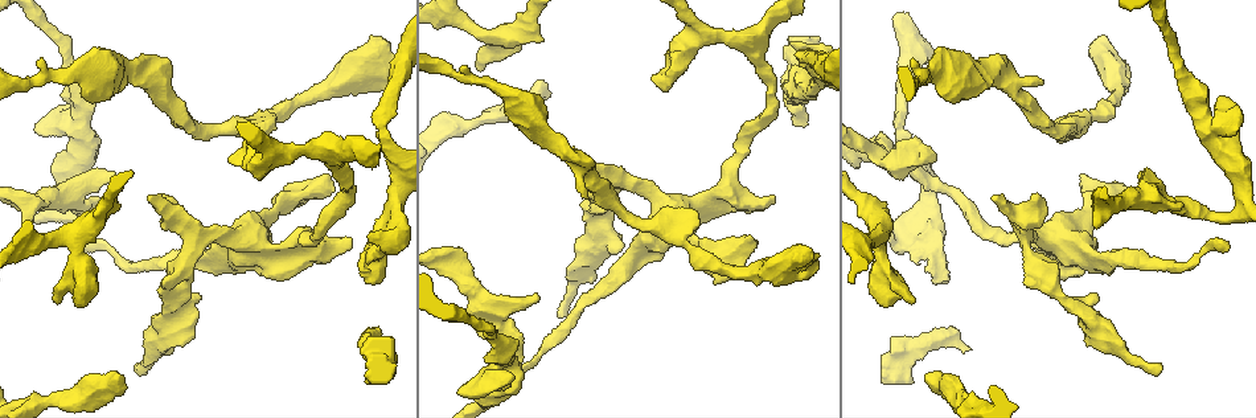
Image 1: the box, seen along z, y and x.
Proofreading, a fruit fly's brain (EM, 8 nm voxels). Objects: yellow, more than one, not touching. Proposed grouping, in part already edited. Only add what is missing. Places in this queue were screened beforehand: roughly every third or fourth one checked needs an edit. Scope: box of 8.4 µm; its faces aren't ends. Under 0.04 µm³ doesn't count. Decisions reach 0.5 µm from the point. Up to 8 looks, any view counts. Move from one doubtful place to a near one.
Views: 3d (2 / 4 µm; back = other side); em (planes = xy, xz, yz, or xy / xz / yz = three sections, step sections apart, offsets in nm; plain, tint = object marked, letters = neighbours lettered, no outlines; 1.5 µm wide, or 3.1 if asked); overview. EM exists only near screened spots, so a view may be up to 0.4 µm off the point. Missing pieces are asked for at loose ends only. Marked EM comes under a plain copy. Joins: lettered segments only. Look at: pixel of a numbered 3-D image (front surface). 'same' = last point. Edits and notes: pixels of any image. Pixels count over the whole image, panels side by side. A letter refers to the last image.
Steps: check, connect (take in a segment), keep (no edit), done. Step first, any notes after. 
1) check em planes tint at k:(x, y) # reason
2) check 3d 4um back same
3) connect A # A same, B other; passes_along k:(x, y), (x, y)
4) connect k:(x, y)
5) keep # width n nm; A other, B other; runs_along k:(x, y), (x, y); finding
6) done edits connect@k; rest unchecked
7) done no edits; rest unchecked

check em planes letters at 1:(1095, 43) # stops while still wide

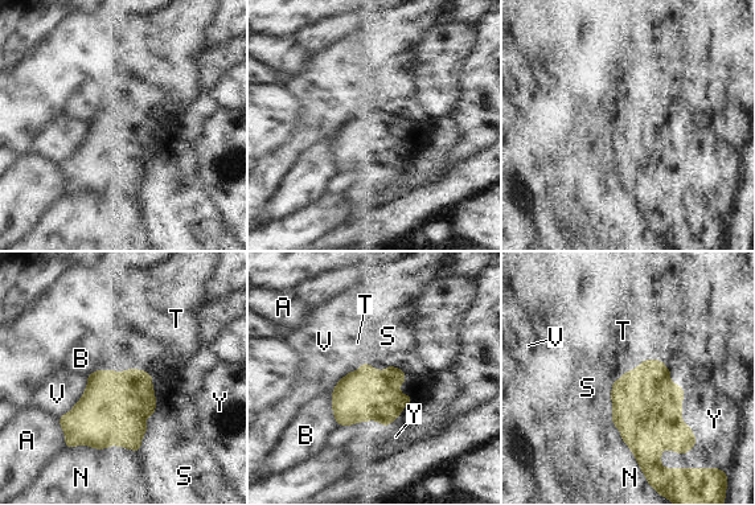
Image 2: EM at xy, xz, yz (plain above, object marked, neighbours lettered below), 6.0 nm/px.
connect T # longest_contact N 460 nm; A other, B other, N other, S other, T same, V other, Y other; passes_along 2:(645, 405), (641, 364), (623, 331); the cell continues

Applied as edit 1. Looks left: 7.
check 3d 2um at 1:(992, 196)

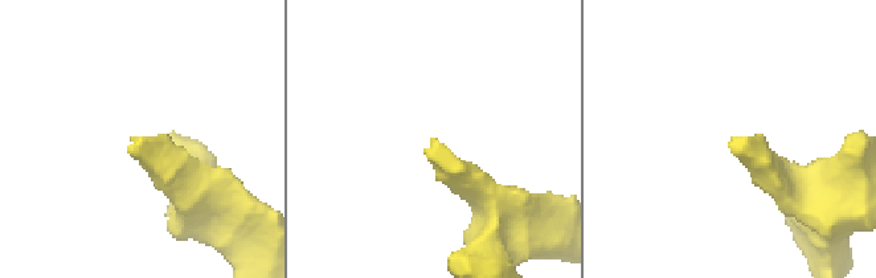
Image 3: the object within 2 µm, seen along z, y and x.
check em yz step 8 tint at 3:(138, 146)

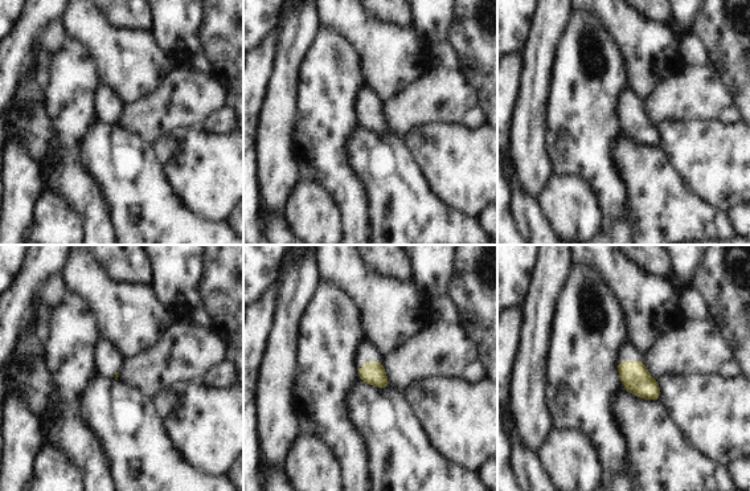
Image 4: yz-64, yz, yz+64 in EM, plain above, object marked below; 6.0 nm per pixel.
check em yz step 8 letters same # what lies round it

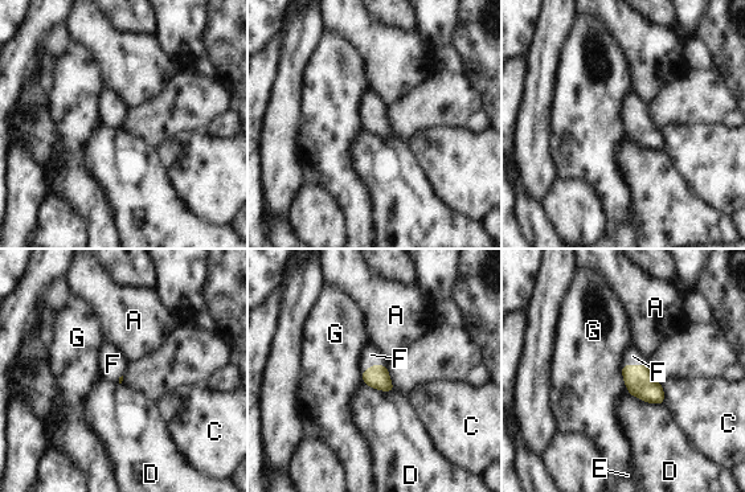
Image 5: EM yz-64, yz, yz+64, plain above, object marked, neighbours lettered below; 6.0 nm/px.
connect F # A other, C other, D other, E other, F same, G other; passes_along 5:(376, 376), (373, 365), (371, 355); the cell continues

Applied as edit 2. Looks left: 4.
check overview

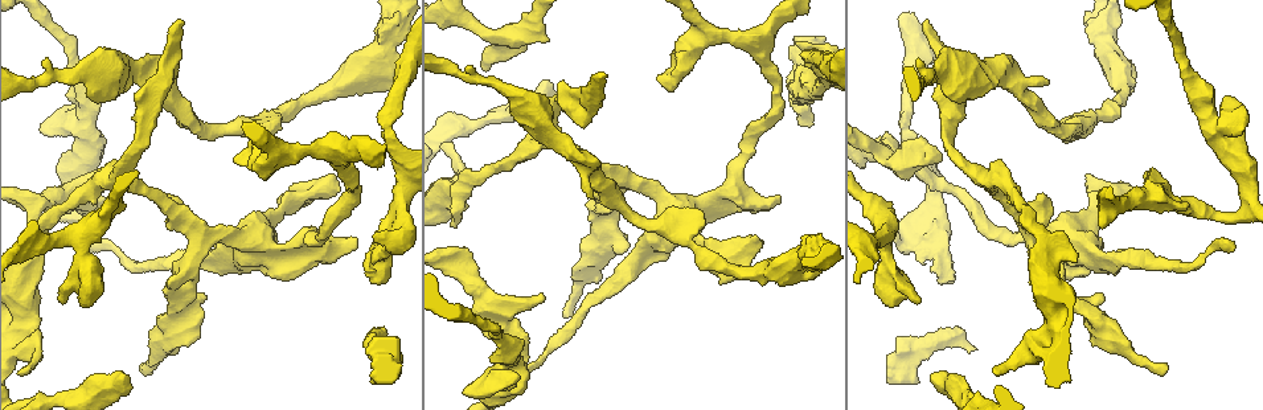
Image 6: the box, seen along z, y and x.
check em 3.1um yz step 16 tint at 6:(926, 21) # end of a long branch

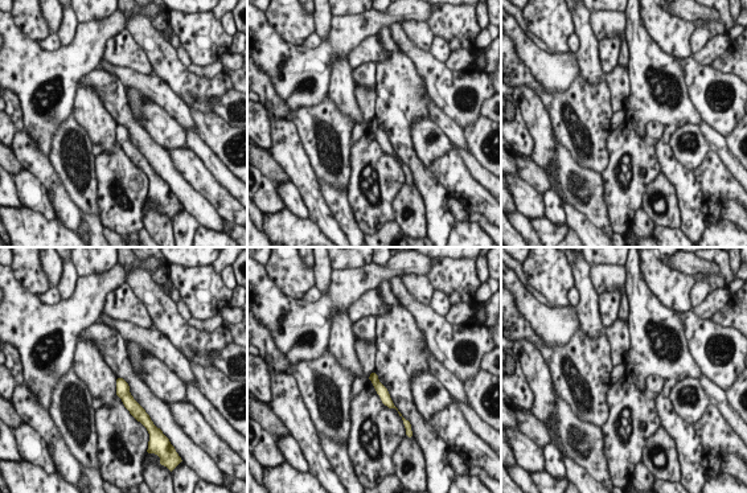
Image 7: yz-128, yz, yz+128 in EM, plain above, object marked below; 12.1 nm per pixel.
check em 3.1um xz step 16 tint same # another direction

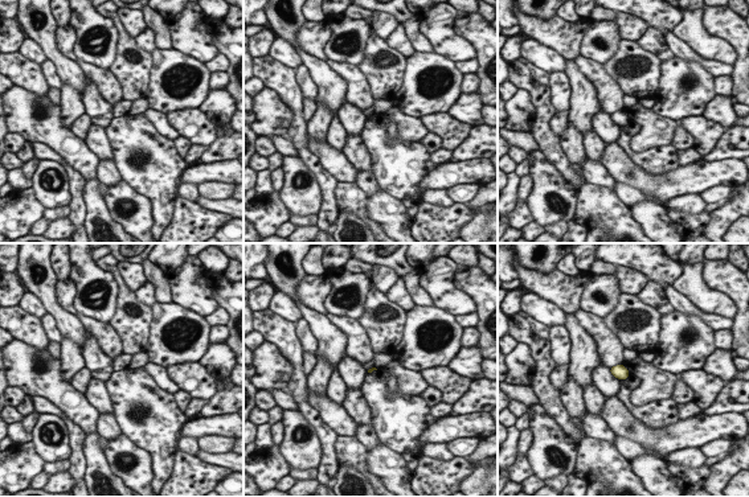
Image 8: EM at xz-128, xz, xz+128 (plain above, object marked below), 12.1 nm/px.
check em 3.1um xz step 16 letters same

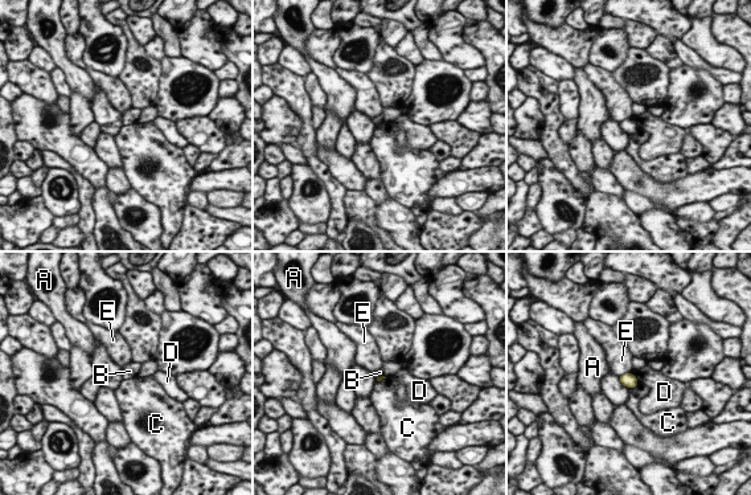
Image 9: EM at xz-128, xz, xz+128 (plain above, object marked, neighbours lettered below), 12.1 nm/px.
keep # A other, B other, C other, D other, E other; border 9:(637, 383), (630, 389); no lettered segment goes on from it

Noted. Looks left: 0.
done edits connect@2, connect@5; rest unchecked

